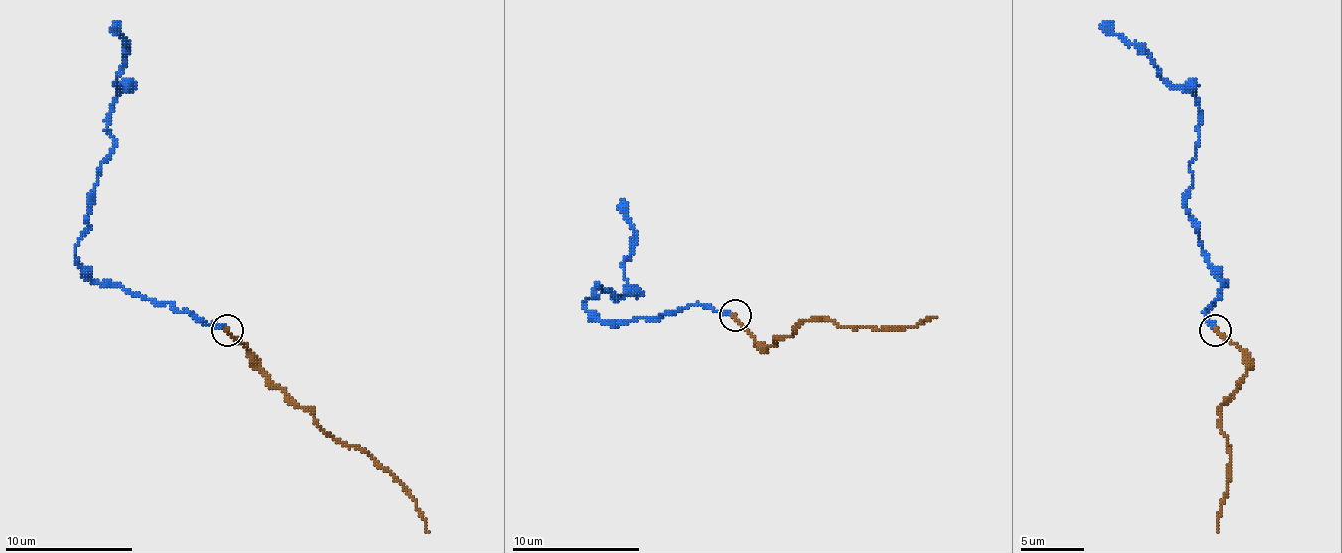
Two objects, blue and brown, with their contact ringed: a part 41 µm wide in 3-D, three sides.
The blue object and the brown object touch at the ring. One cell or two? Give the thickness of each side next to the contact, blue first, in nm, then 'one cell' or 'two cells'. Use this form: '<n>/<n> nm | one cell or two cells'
240/190 nm | two cells

